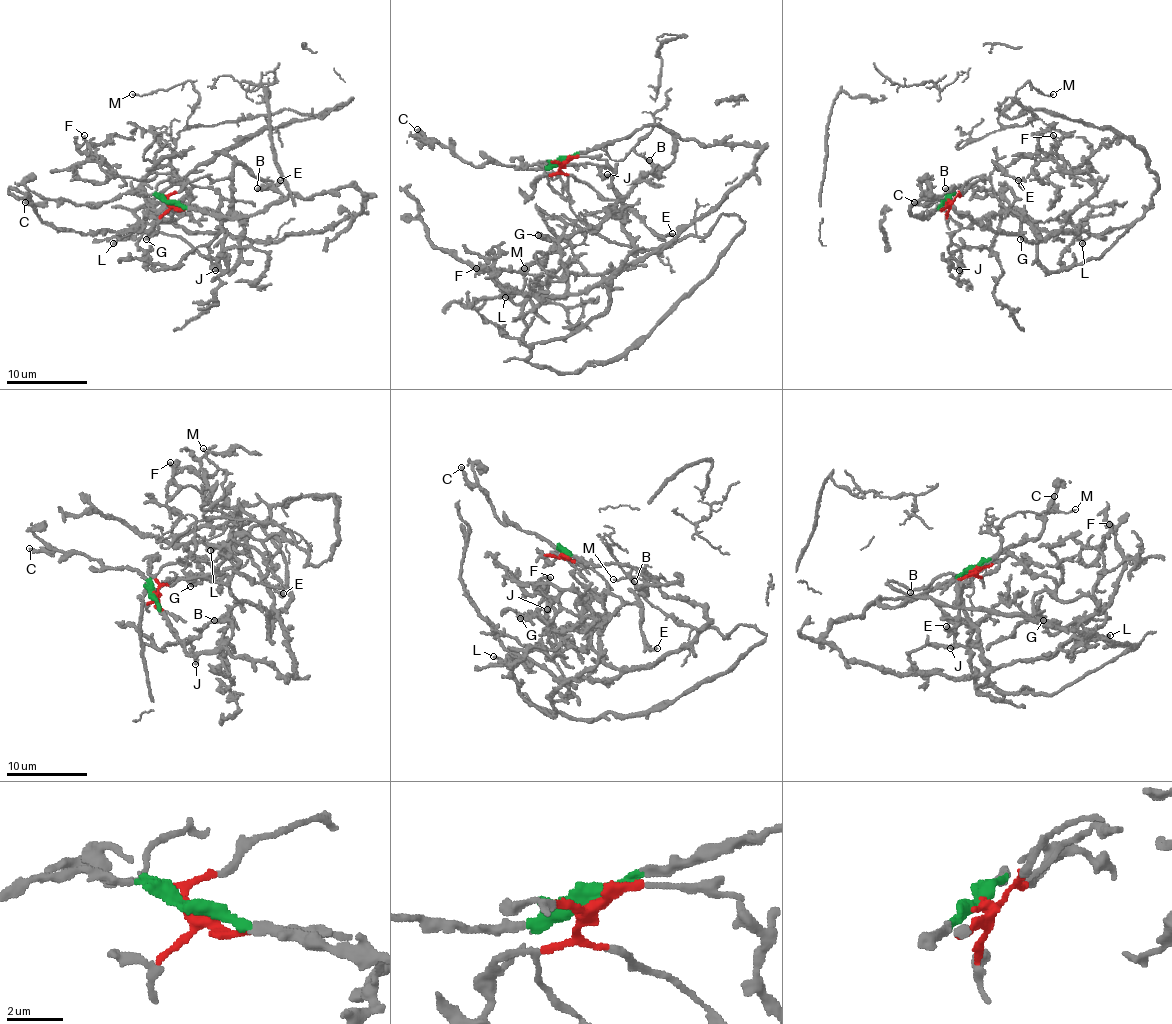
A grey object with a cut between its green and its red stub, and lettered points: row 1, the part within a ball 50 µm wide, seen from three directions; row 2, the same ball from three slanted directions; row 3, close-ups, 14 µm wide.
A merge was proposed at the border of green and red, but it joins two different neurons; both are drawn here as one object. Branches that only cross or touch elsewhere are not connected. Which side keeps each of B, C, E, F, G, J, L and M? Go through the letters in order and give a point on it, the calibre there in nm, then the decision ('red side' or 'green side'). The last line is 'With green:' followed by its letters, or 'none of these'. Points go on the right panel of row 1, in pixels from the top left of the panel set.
B: at (945, 188); 320 nm thick; green side
C: at (914, 202); 280 nm thick; green side
E: at (1018, 180); 280 nm thick; red side
F: at (1053, 135); 160 nm thick; red side
G: at (1020, 239); 360 nm thick; red side
J: at (959, 270); 320 nm thick; red side
L: at (1082, 243); 240 nm thick; red side
M: at (1053, 94); 90 nm thick; red side
With green: B, C

